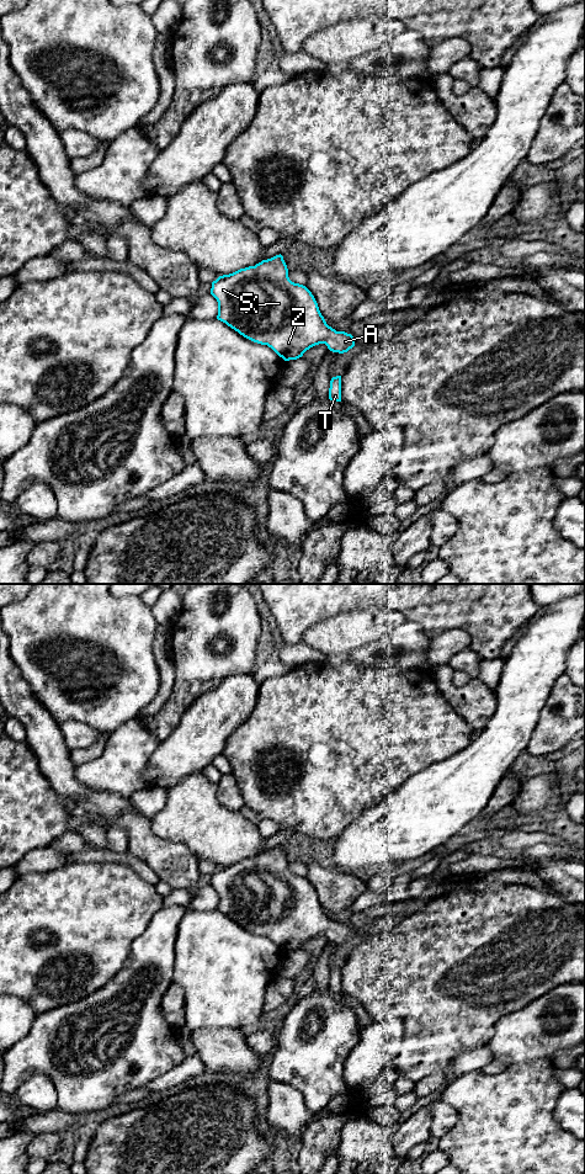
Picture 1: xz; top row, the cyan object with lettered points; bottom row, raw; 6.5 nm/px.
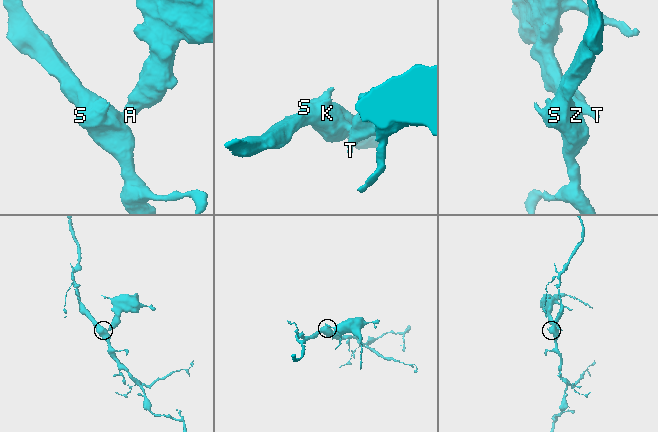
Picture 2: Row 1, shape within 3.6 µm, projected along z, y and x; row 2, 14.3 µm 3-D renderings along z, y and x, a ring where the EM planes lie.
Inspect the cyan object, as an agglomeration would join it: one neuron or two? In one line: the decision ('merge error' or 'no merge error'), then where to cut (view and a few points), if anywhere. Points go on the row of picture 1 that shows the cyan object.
no merge error; no cut

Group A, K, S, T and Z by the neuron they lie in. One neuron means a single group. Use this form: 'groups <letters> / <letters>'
groups A K S T Z

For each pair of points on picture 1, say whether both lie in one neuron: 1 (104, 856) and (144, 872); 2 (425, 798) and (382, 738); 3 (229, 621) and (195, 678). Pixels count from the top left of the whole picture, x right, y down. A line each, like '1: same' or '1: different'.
1: same
2: different
3: same

